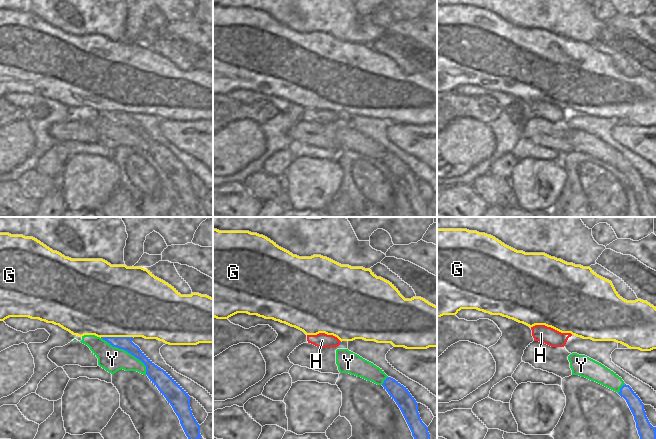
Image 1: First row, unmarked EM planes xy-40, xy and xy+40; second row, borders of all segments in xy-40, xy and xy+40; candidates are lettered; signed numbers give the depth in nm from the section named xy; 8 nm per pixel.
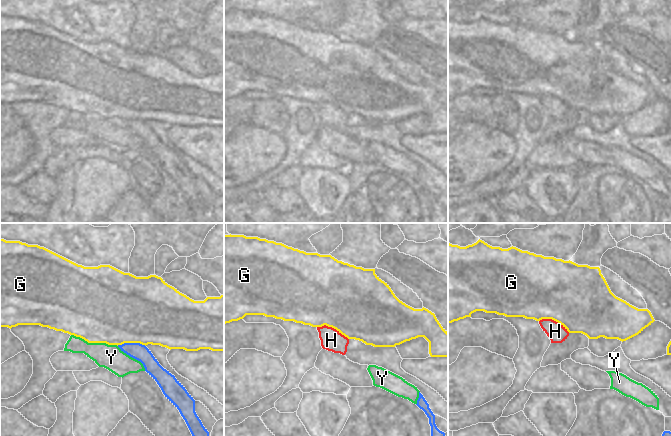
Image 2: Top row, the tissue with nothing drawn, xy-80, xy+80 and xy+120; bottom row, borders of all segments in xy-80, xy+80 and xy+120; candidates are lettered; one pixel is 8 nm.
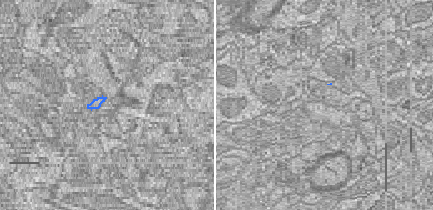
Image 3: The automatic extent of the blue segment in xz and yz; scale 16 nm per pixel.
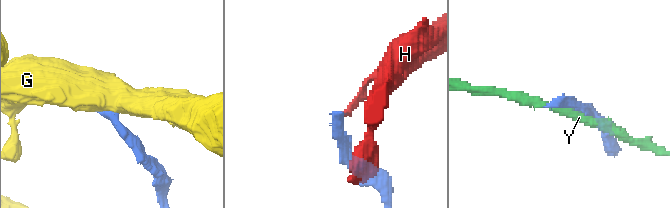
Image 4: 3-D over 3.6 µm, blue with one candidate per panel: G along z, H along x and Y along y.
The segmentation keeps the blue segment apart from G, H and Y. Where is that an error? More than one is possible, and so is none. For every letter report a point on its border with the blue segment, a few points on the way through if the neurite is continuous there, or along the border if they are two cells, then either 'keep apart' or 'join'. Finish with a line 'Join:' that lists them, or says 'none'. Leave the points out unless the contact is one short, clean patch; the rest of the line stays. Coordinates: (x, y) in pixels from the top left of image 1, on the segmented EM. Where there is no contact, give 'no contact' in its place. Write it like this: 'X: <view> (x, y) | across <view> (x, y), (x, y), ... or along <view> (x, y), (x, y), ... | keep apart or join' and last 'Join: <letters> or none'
G: xy-40 (117, 337) | along xy-40 (100, 337), (133, 337) | keep apart
H: no contact | keep apart
Y: xy-40 (127, 351) | keep apart
Join: none

